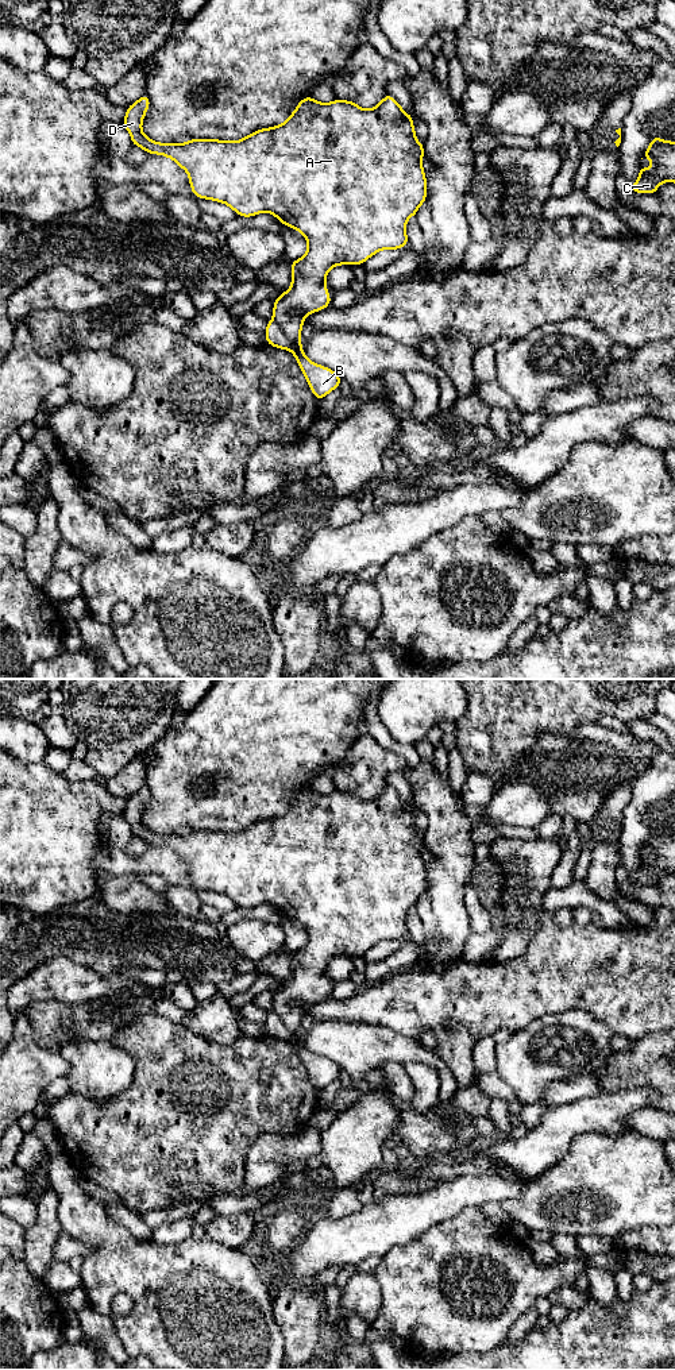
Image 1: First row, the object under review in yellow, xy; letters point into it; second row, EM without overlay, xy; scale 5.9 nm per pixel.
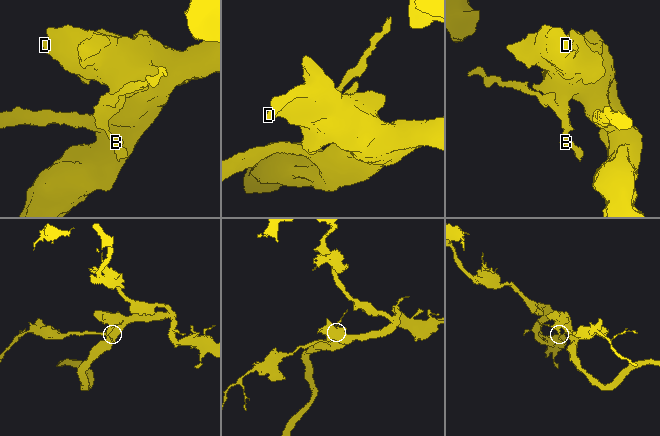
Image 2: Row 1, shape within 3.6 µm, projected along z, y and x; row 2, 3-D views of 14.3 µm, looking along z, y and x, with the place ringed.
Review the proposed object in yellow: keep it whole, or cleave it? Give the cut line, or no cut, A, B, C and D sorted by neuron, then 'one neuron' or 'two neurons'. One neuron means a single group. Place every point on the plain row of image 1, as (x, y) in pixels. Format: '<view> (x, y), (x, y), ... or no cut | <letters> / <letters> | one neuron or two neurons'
xy (273, 1010), (286, 1029), (296, 1038), (300, 1038) | A C D / B | two neurons

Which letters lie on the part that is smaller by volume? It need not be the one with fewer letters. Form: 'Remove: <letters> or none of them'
Remove: B

